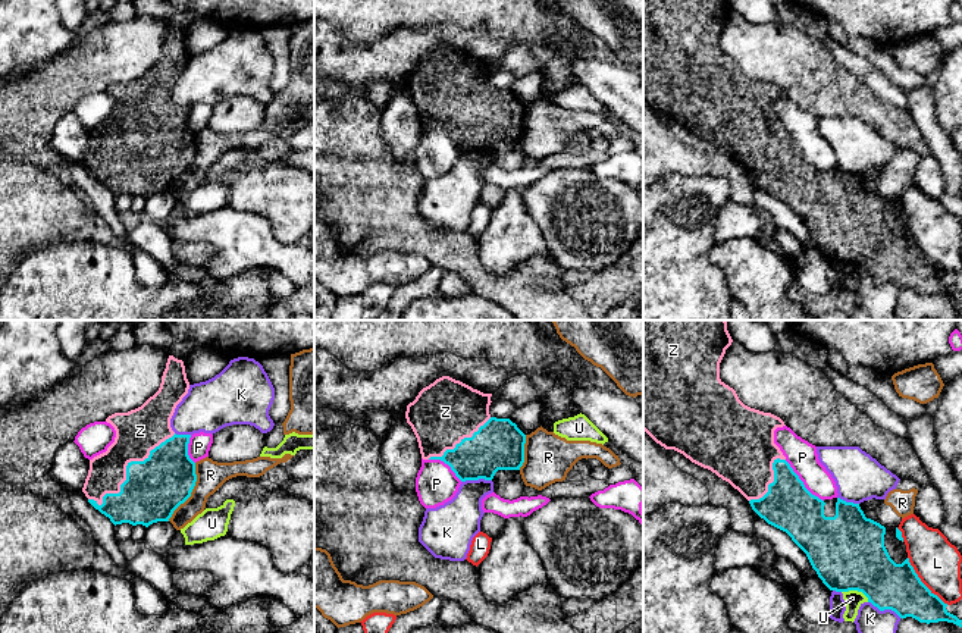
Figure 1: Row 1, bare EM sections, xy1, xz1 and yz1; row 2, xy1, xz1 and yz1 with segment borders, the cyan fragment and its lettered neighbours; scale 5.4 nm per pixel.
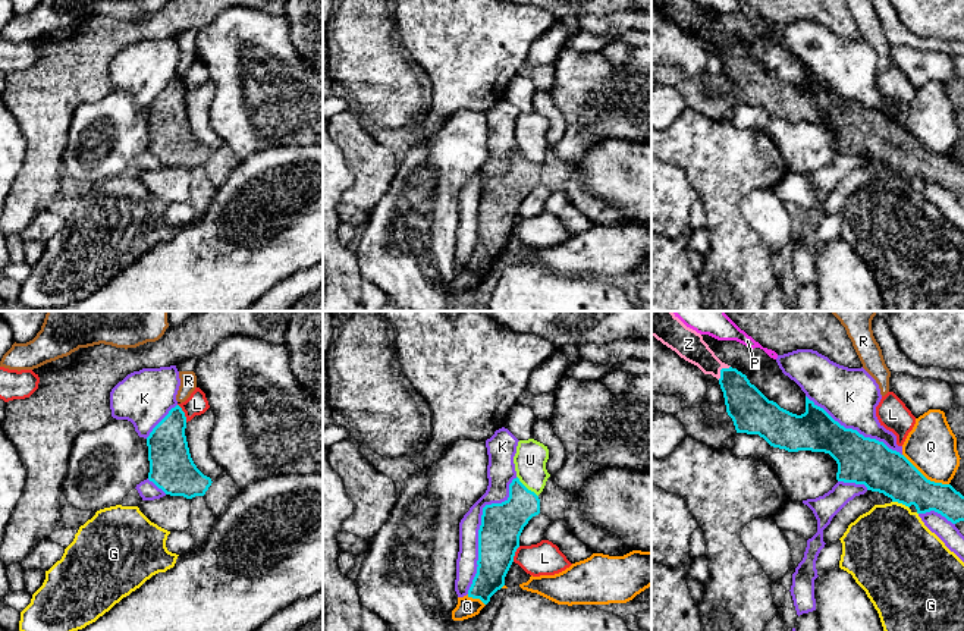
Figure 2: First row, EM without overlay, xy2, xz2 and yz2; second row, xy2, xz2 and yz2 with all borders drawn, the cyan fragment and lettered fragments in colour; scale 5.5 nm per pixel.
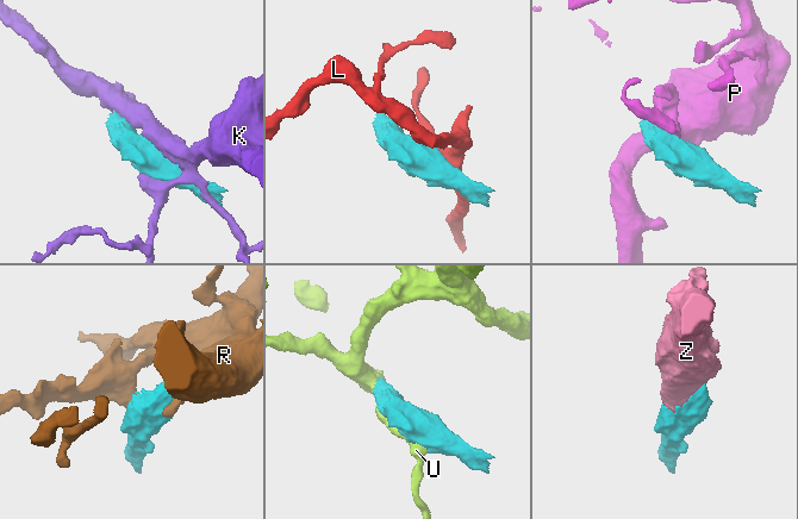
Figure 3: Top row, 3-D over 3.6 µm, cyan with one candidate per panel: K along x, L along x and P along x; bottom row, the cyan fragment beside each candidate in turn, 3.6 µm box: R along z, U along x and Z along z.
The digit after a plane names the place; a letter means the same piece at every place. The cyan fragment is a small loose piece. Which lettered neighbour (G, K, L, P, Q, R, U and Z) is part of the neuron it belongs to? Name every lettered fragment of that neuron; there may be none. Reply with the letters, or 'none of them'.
Z

